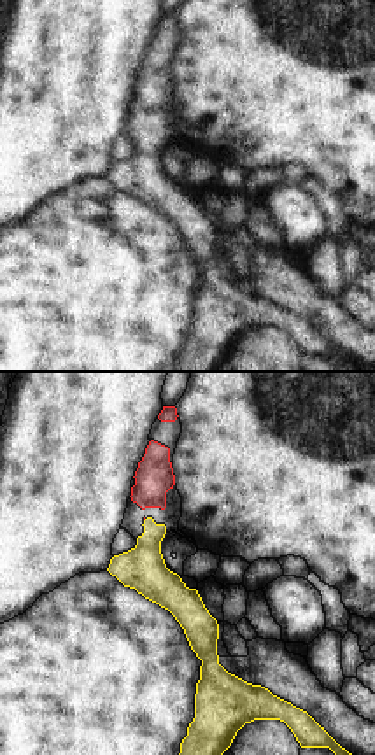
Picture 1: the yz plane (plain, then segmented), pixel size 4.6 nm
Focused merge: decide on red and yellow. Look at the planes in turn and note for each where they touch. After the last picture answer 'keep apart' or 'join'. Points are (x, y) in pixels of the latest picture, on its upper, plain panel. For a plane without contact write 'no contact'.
no contact

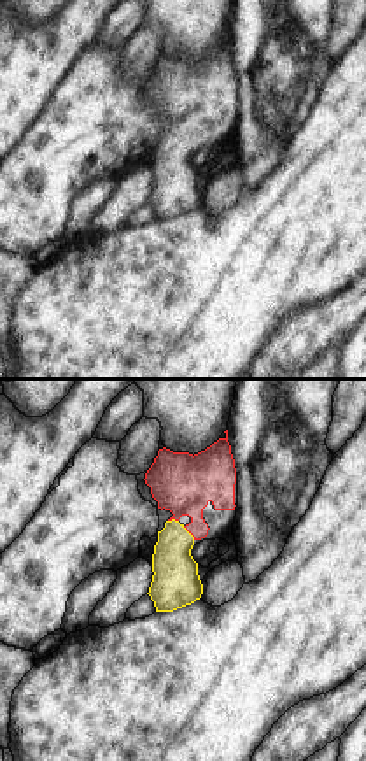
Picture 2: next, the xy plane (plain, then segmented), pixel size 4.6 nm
contact (190, 139)

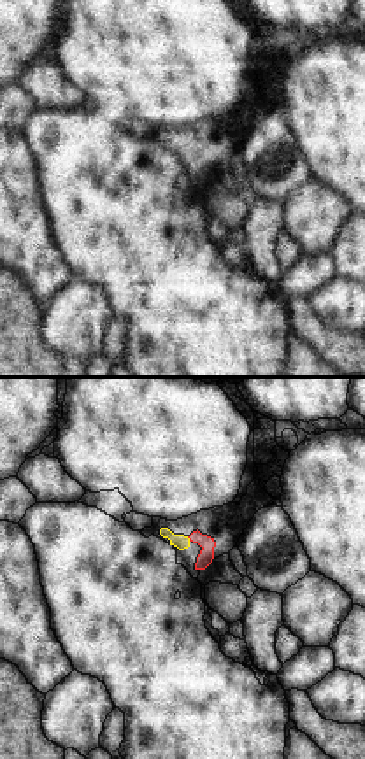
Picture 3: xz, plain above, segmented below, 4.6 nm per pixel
contact (188, 144)

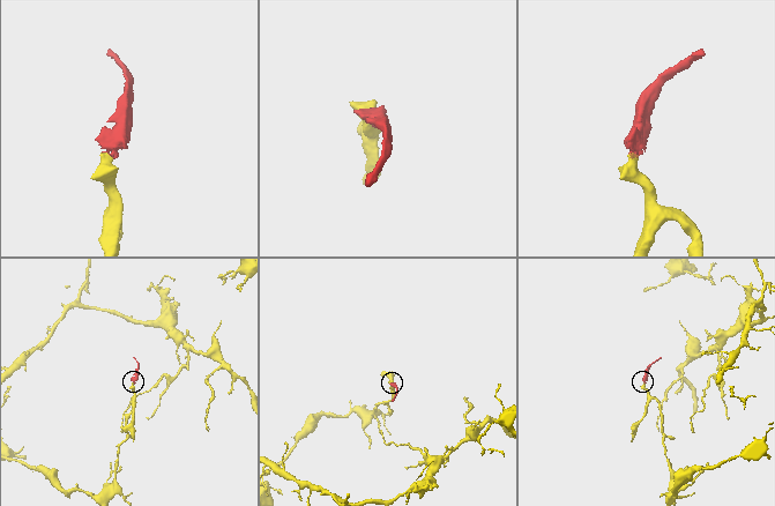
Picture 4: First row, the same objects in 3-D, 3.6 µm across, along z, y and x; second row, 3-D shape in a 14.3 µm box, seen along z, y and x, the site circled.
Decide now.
join

